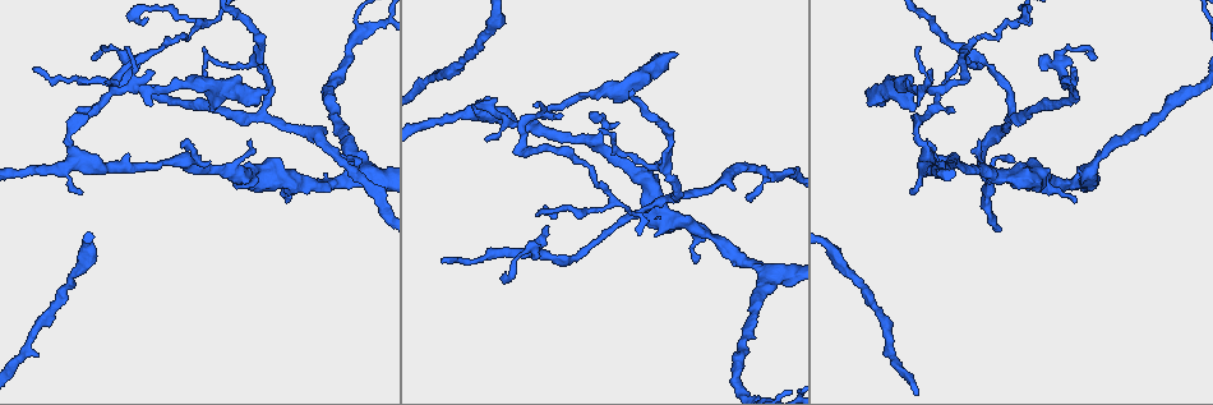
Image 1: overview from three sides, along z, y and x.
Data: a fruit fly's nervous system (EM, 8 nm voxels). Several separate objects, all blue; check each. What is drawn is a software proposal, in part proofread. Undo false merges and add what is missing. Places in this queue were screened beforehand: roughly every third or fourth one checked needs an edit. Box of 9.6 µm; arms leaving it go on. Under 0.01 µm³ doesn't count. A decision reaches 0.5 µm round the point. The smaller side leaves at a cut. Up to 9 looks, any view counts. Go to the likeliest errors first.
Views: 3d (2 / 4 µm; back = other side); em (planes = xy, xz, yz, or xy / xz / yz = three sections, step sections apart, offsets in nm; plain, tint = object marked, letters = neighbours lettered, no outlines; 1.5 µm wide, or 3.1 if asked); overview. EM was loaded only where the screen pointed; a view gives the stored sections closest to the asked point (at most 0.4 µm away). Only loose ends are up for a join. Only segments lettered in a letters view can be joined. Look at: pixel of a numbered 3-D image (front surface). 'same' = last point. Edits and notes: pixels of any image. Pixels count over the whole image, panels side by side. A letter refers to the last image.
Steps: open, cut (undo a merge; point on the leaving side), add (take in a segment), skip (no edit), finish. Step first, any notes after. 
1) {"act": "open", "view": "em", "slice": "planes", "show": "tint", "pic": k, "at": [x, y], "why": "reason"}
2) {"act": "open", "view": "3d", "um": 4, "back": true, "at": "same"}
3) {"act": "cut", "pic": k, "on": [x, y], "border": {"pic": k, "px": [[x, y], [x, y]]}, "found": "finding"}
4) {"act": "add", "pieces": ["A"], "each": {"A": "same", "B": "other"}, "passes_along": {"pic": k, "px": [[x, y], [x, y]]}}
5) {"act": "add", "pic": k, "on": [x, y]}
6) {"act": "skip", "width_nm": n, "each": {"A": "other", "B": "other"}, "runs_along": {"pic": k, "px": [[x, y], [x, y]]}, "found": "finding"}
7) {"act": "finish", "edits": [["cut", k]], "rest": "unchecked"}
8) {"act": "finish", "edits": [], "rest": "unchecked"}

{"act": "open", "view": "em", "slice": "planes", "show": "letters", "pic": 1, "at": [981, 141], "why": "thin end"}

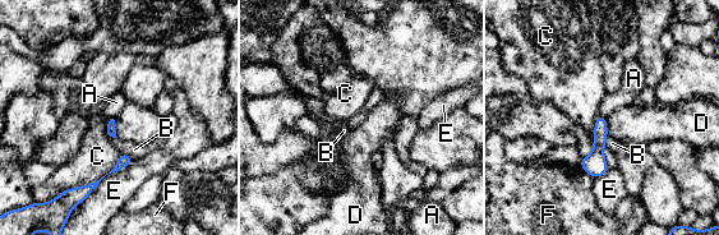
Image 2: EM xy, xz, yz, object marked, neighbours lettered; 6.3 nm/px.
{"act": "skip", "each": {"A": "other", "B": "other", "C": "other", "D": "other", "E": "other", "F": "other"}, "border": {"pic": 2, "px": [[119, 152], [98, 179], [64, 190]]}, "found": "none of them fits"}

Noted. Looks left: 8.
{"act": "open", "view": "em", "slice": "xy", "step": 4, "show": "letters", "pic": 1, "at": [931, 144], "why": "an open end"}

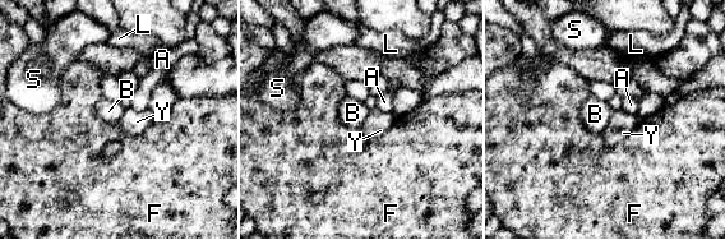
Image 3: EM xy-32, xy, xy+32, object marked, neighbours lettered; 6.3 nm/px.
{"act": "open", "view": "em", "slice": "planes", "show": "letters", "at": "same", "why": "another direction"}

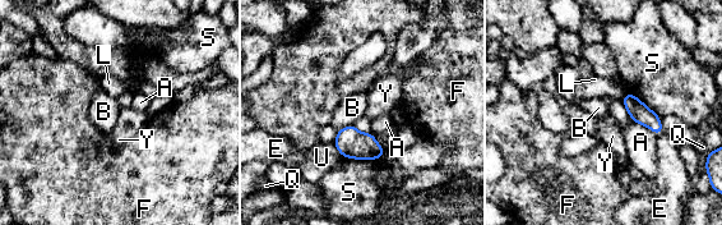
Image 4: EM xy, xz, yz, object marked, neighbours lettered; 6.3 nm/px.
{"act": "skip", "each": {"A": "other", "B": "other", "E": "other", "F": "other", "L": "other", "Q": "other", "S": "other", "U": "other", "Y": "other"}, "found": "none of them fits"}

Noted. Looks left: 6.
{"act": "open", "view": "3d", "um": 4, "pic": 1, "at": [267, 89], "why": "free end"}

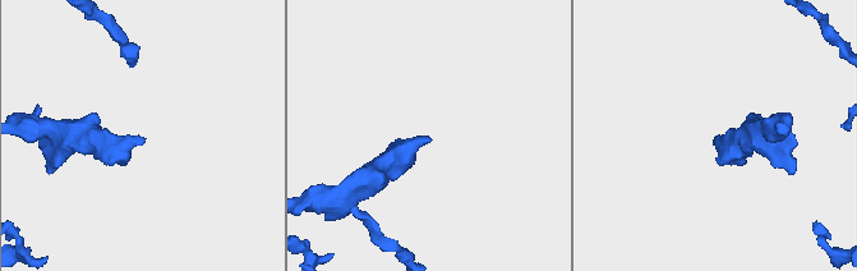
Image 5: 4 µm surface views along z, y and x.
{"act": "open", "view": "em", "slice": "yz", "step": 4, "show": "tint", "pic": 5, "at": [140, 138]}

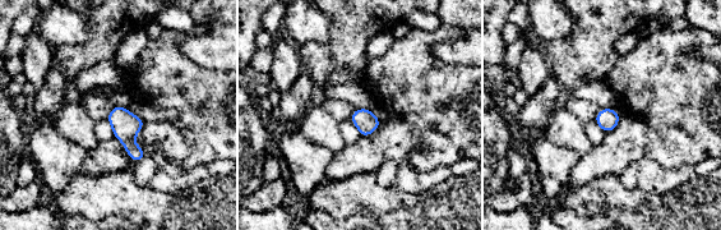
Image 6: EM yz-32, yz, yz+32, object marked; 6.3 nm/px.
{"act": "open", "view": "em", "slice": "xz", "step": 8, "show": "letters", "at": "same"}

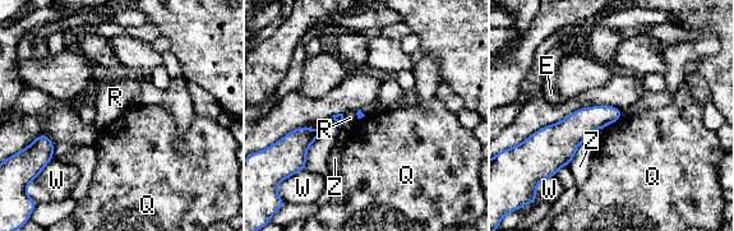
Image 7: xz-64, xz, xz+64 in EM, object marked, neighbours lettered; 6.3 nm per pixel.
{"act": "skip", "longest_contact_nm": ["Z", 300], "each": {"E": "other", "Q": "other", "R": "other", "W": "other", "Z": "other"}, "found": "none of them fits"}

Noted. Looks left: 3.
{"act": "open", "view": "3d", "um": 2, "pic": 1, "at": [763, 273], "why": "three arms meet"}

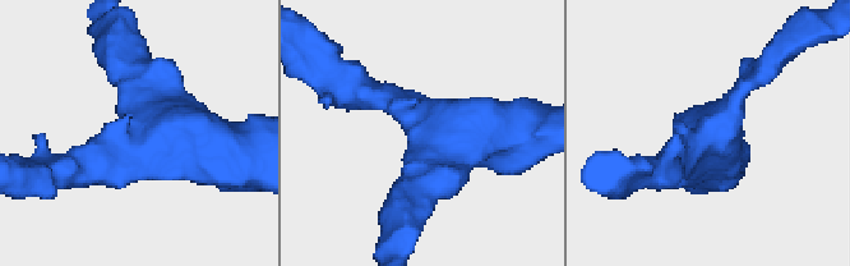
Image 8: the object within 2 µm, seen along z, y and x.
{"act": "open", "view": "em", "slice": "planes", "show": "plain", "pic": 8, "at": [715, 132], "arms": 3, "arm_widths_nm": [200, 260, 420]}

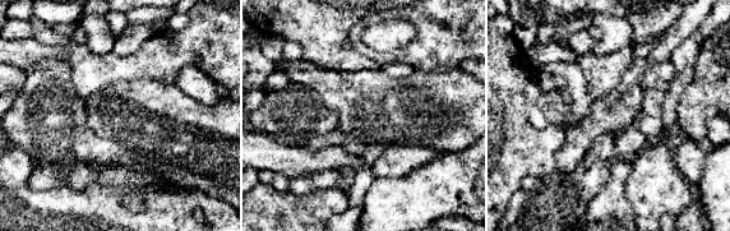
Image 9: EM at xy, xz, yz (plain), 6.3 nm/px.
{"act": "open", "view": "em", "slice": "planes", "show": "letters", "at": "same", "why": "what lies round it"}

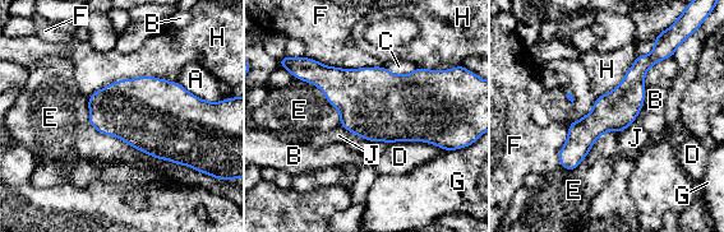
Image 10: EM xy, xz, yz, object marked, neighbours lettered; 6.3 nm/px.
{"act": "skip", "each": {"A": "other", "B": "other", "C": "other", "D": "other", "E": "other", "F": "other", "G": "other", "H": "other", "J": "other"}, "found": "all the same cell"}

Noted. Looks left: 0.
{"act": "finish", "edits": [], "rest": "unchecked"}

